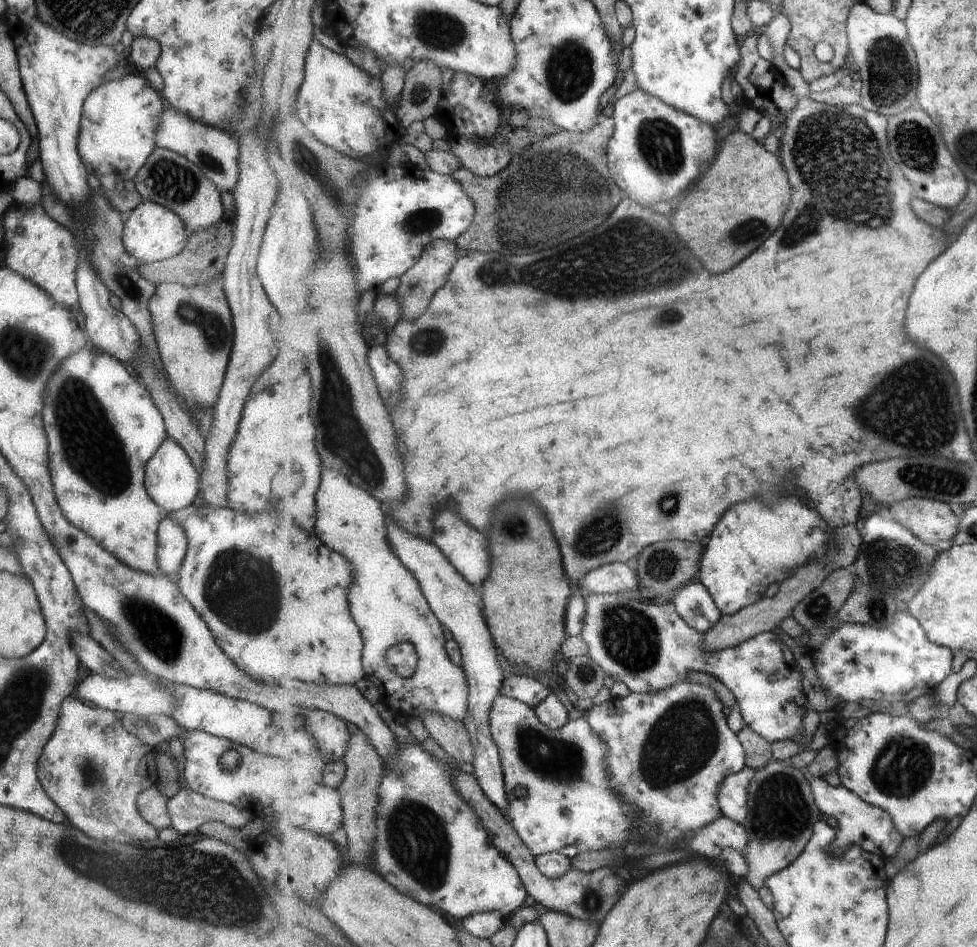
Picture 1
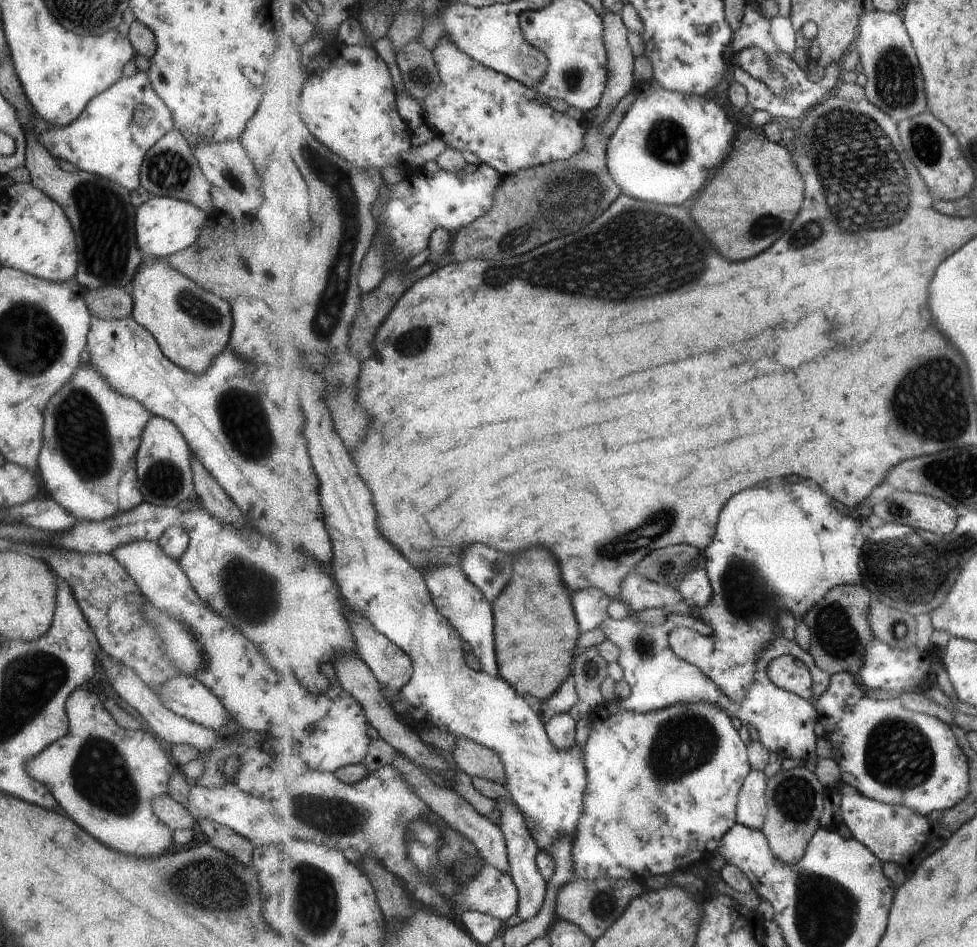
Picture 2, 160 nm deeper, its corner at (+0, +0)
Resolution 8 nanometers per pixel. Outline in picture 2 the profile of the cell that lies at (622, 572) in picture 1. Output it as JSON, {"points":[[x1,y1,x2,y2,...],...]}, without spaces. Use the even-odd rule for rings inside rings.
{"points":[[787,480,769,482,769,486,757,486,737,494,737,498,733,498,733,502,729,502,725,508,725,514,721,514,715,540,708,549,703,550,701,564,708,571,714,588,713,598,705,608,693,608,678,587,660,585,641,576,636,570,624,581,622,600,629,606,629,612,661,608,667,616,687,615,712,626,714,633,708,637,696,630,677,627,668,640,677,655,697,666,716,682,721,692,740,704,748,697,748,692,756,682,758,659,777,638,777,620,783,610,788,610,796,621,804,622,804,617,831,590,841,585,864,585,860,562,868,539,861,532,861,524,855,513,839,512,829,494,825,494,821,488,813,488,801,482,791,484]]}

